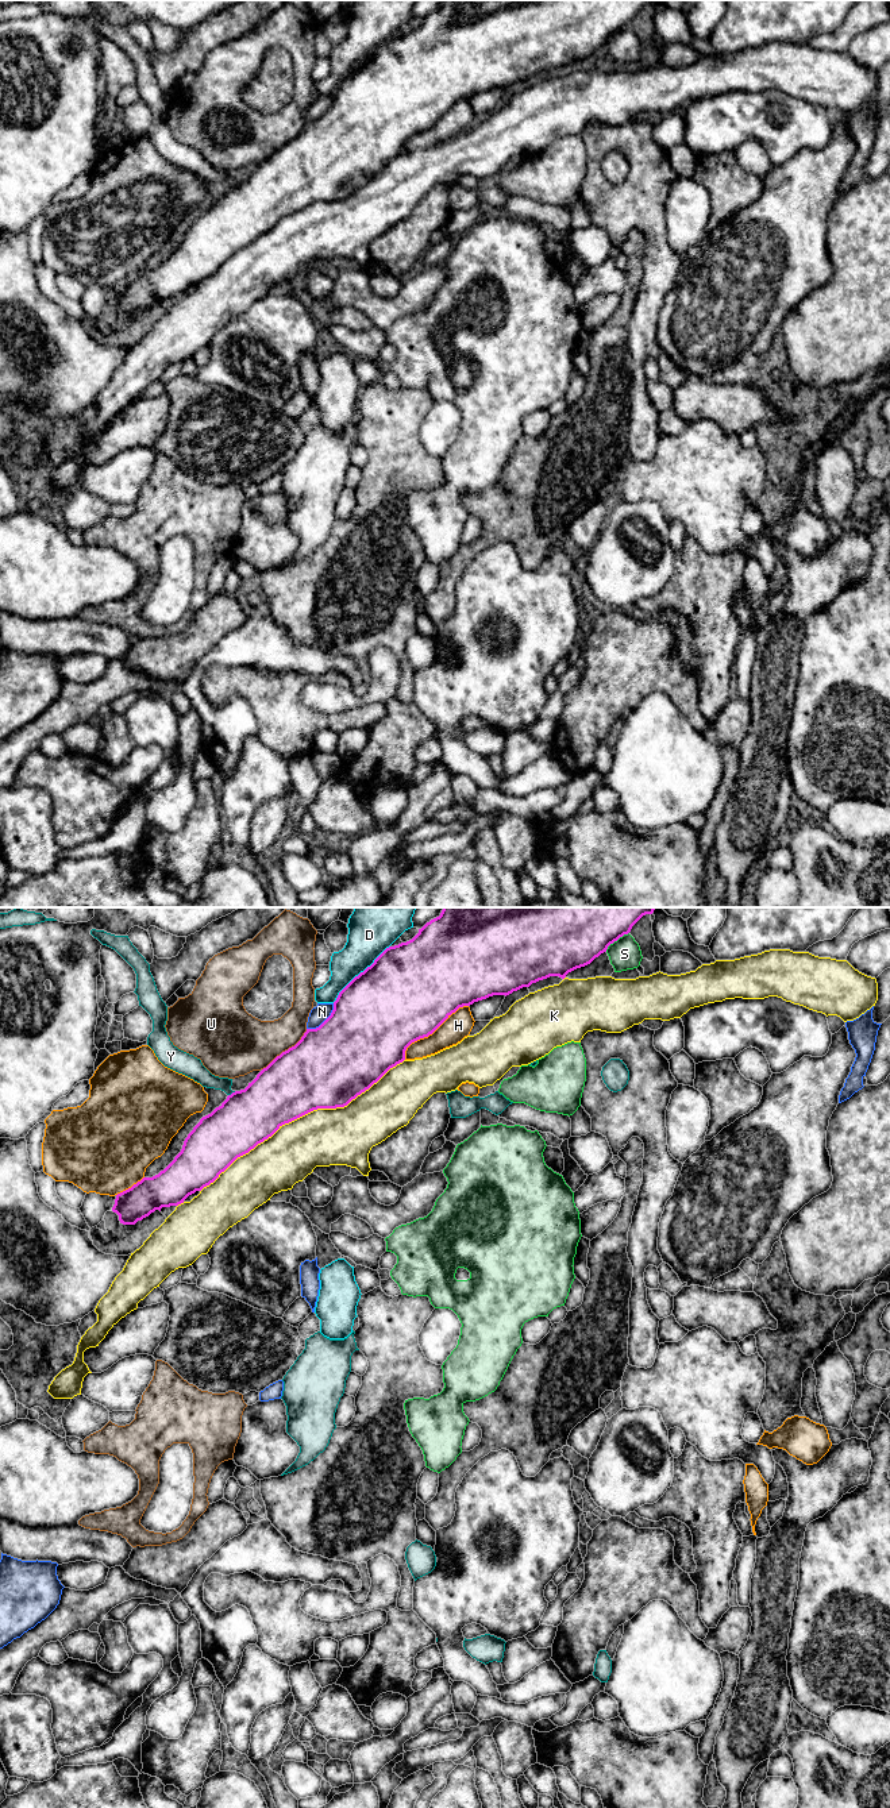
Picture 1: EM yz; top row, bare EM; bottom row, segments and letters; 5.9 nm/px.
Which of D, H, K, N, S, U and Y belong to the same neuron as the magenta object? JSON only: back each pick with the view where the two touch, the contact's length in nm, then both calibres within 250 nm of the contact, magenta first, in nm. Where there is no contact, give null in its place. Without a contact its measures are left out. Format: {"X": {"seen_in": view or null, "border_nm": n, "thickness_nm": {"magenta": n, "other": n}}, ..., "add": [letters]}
{"K": {"seen_in": "yz", "border_nm": 1450, "thickness_nm": {"magenta": 400, "other": 340}}, "add": ["K"]}

